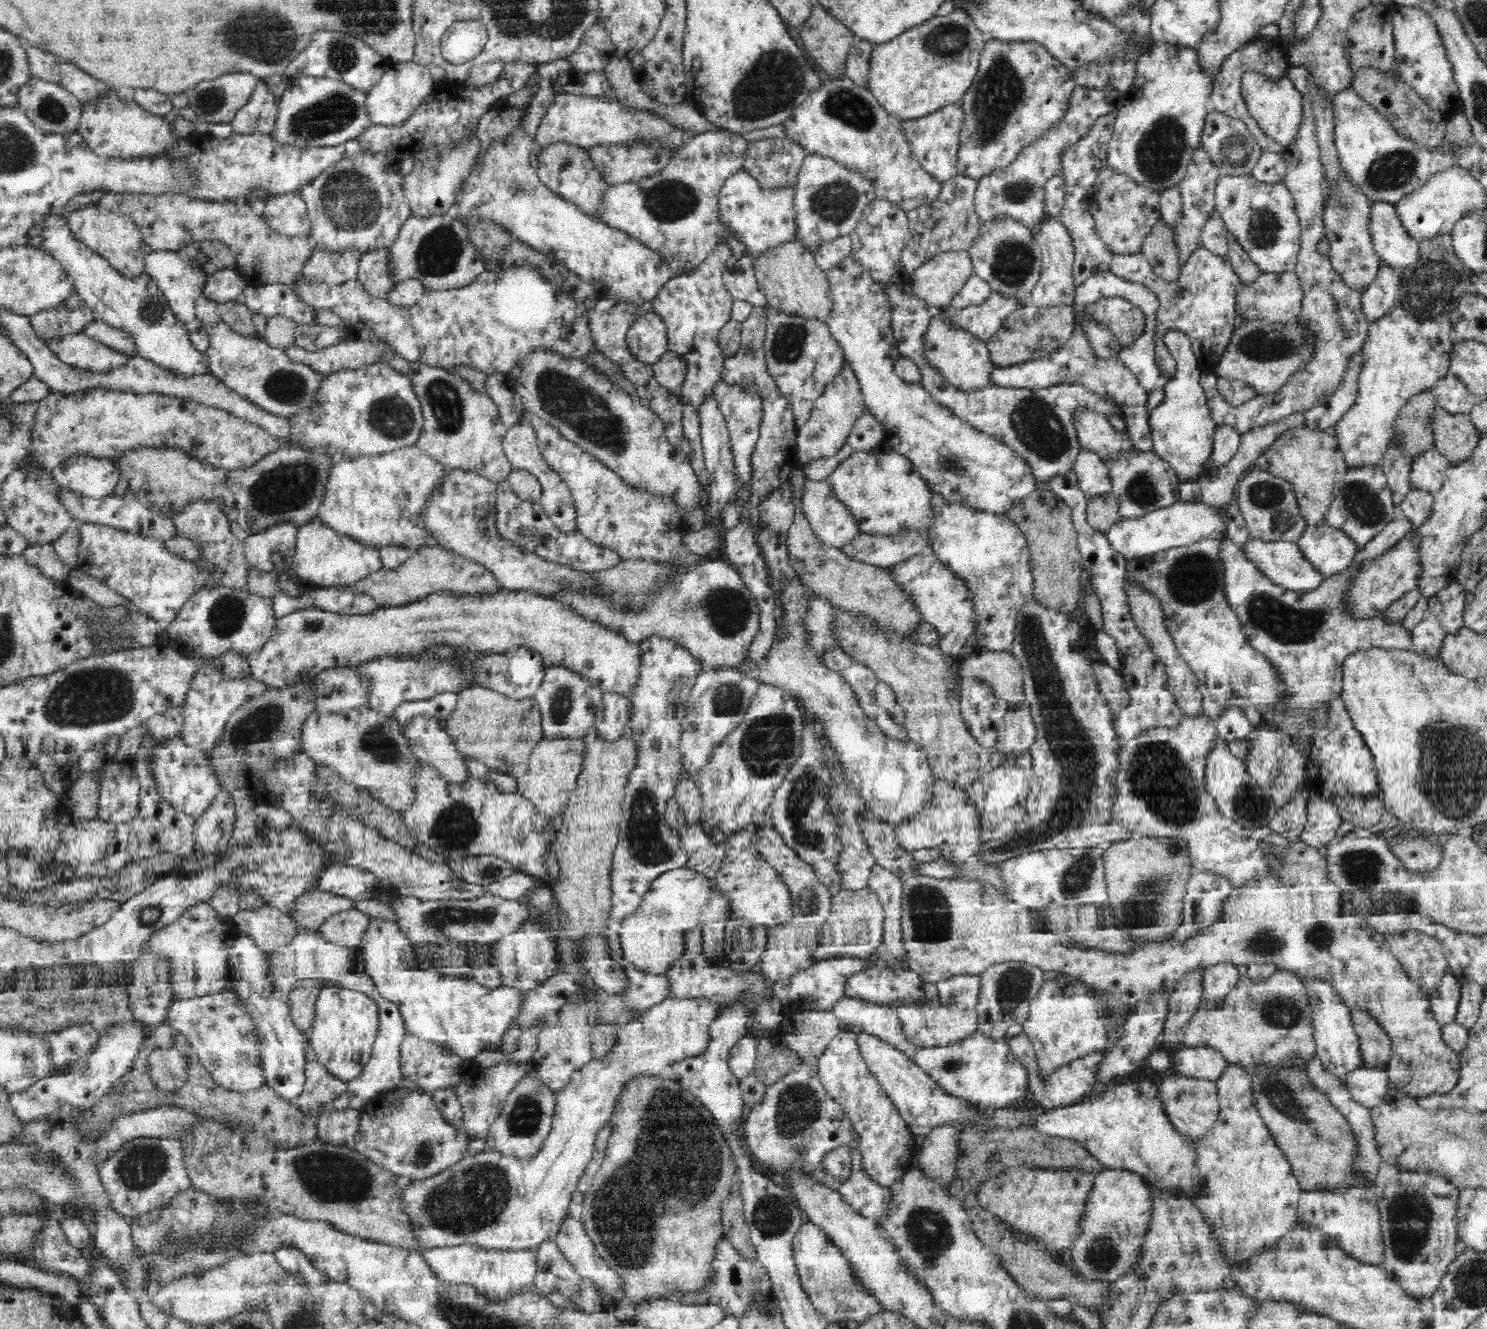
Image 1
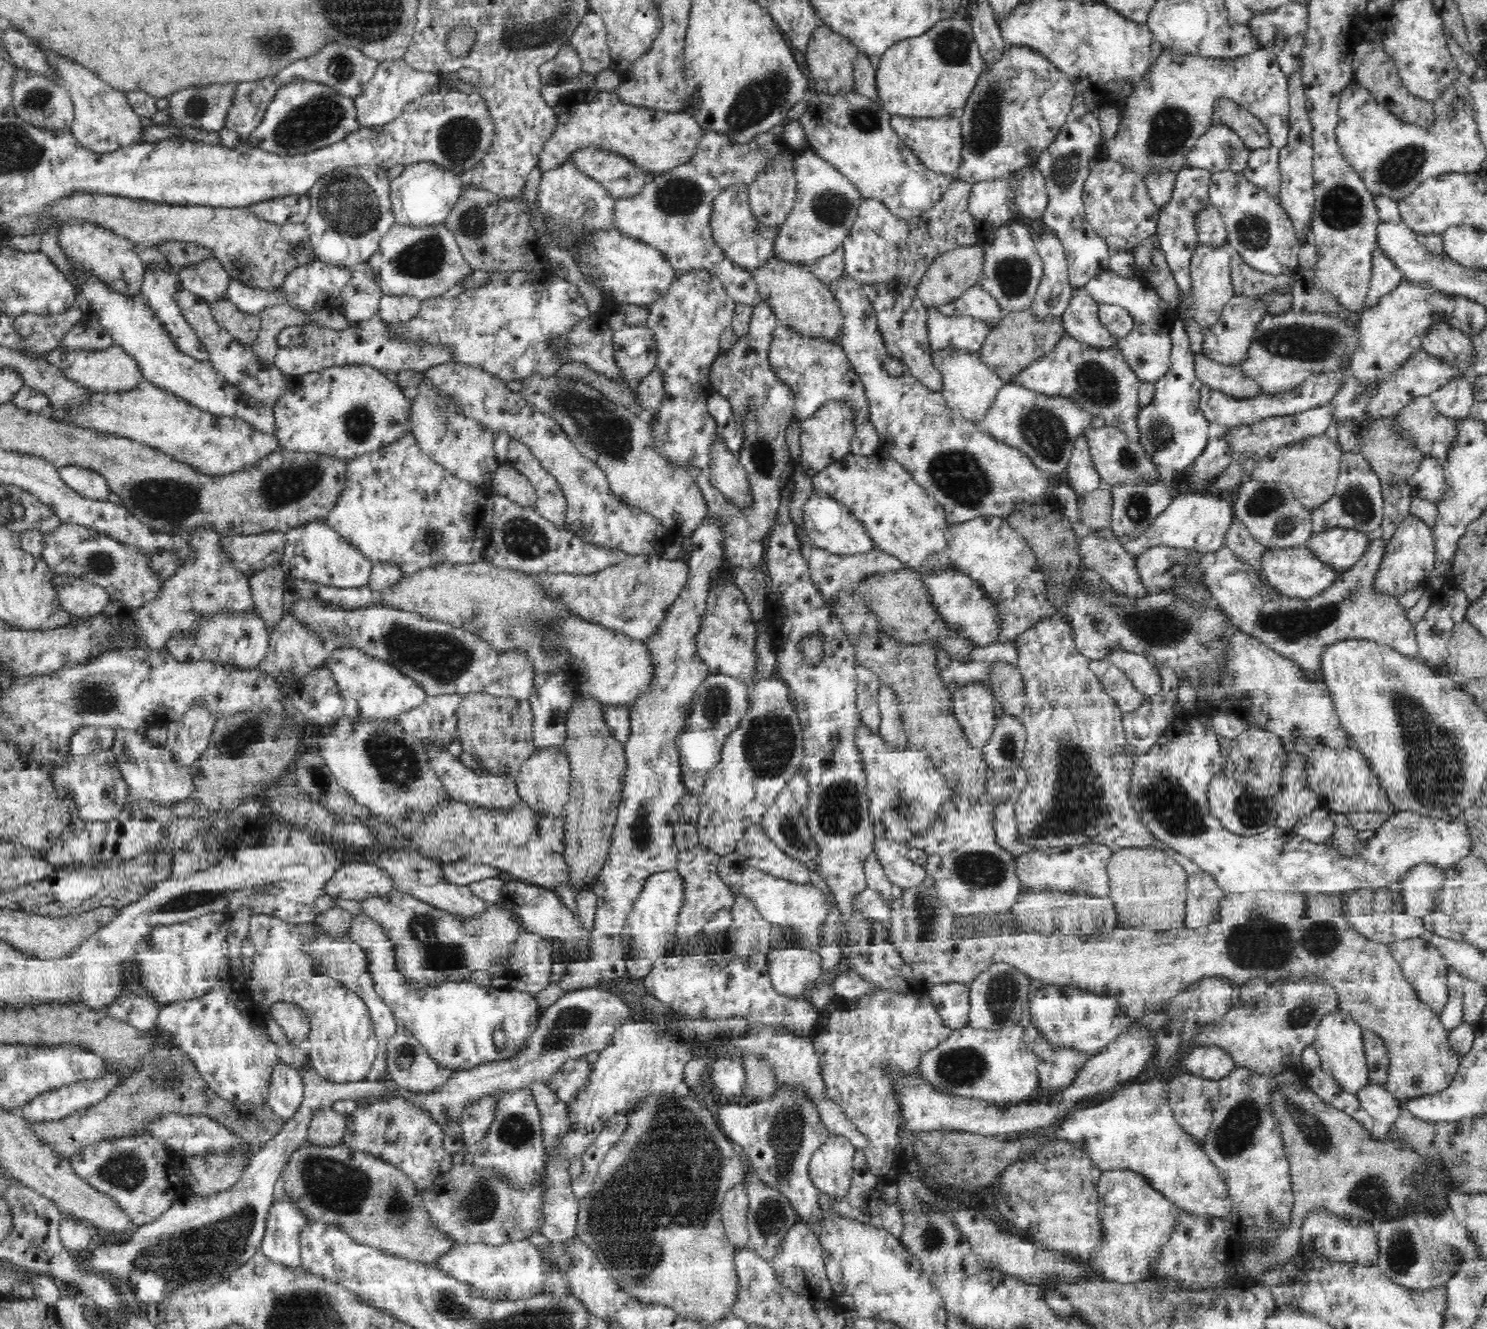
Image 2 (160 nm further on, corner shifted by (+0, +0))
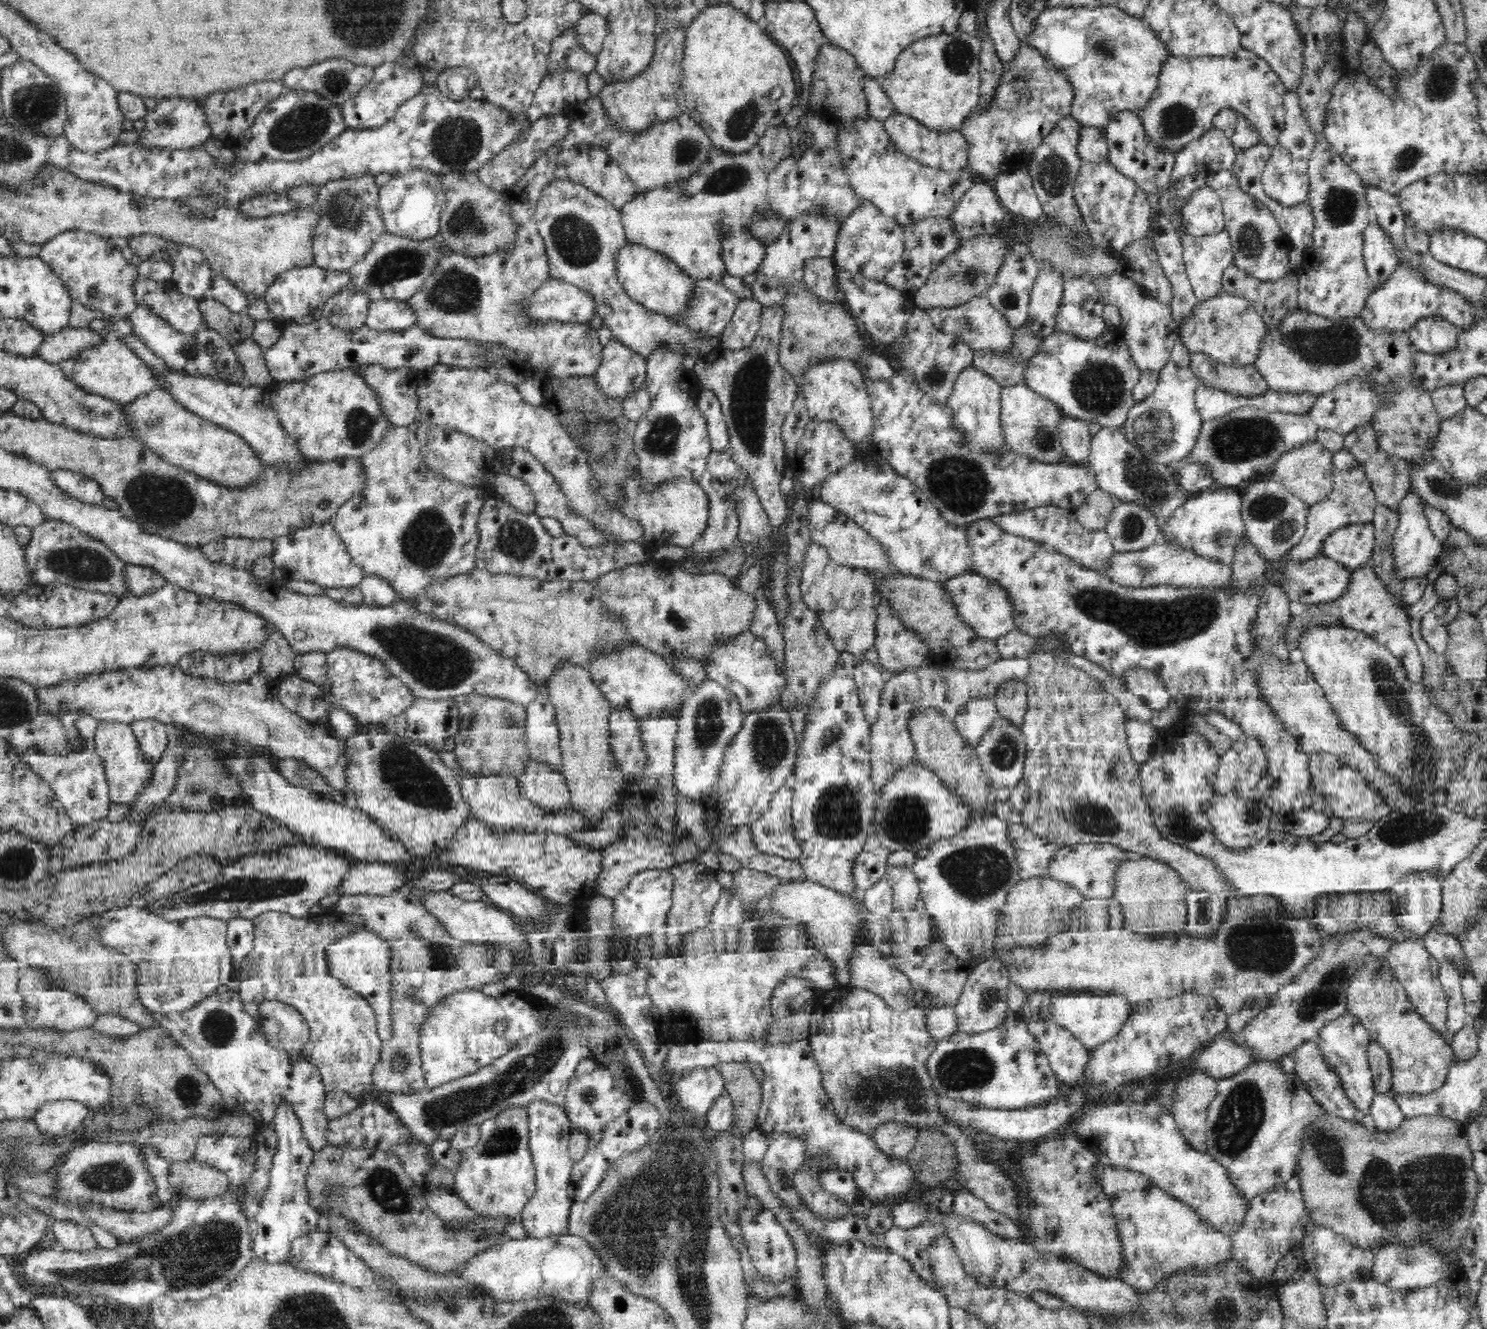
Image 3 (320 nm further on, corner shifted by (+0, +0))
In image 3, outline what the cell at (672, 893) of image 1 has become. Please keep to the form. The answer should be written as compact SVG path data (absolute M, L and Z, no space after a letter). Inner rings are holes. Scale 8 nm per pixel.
M666 870L639 872L628 888L614 900L613 922L616 934L628 934L626 940L651 940L652 934L666 931L666 921L673 906L675 876Z

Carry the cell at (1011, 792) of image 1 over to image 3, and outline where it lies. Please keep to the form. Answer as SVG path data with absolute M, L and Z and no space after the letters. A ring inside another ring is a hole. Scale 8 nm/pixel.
M1022 822L1009 823L1007 837L1015 850L1015 859L1019 868L1028 872L1032 877L1044 876L1051 856L1054 856L1054 853L1062 847L1058 843L1032 834Z

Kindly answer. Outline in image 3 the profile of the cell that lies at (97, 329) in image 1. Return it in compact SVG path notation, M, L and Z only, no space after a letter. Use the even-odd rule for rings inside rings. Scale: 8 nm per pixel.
M64 327L58 332L49 334L42 348L35 353L50 363L61 363L70 357L75 357L84 348L92 348L104 342L102 333L88 327Z

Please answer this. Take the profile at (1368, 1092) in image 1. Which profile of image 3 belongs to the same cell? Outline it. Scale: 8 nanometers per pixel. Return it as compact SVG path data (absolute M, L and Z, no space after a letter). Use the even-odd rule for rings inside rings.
M1392 1091L1376 1093L1369 1106L1369 1115L1375 1122L1377 1131L1391 1131L1397 1129L1405 1119L1400 1105Z

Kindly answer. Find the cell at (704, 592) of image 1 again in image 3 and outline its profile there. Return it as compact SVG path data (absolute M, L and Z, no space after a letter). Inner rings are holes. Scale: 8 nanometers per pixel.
M750 629L716 640L715 646L703 656L702 661L707 670L707 678L718 681L738 696L746 715L779 701L786 686L786 678L767 653L764 642Z

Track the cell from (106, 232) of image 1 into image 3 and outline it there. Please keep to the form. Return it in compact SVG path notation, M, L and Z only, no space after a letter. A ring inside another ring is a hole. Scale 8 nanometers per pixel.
M81 229L70 230L47 240L38 255L64 281L72 300L78 300L87 308L108 315L129 317L130 313L135 311L138 304L136 301L138 267L134 262L128 263L122 250L112 239Z

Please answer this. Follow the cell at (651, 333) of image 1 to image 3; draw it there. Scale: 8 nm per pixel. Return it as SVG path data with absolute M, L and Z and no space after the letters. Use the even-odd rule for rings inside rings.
M613 337L606 342L604 350L602 350L602 364L596 372L594 379L598 381L598 385L602 387L602 391L606 395L624 398L630 392L638 390L645 385L647 370L647 358L633 348L622 343L617 337Z

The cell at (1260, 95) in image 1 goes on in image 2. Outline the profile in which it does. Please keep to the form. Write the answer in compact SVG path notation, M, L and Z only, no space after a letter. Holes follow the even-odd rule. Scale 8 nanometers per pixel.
M1262 47L1250 54L1215 59L1163 48L1124 102L1114 139L1105 142L1106 155L1143 176L1180 172L1196 141L1213 125L1213 106L1222 97L1230 97L1262 121L1271 146L1286 146L1290 136L1288 76L1274 52Z

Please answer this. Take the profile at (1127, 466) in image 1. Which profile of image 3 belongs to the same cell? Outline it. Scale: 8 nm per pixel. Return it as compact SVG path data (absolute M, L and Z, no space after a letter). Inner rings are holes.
M1121 501L1110 513L1105 530L1117 551L1139 551L1161 540L1160 528L1158 517L1152 509L1137 501Z

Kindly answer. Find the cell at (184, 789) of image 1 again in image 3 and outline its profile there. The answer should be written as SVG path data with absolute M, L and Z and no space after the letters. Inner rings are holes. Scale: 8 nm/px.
M98 722L96 728L95 751L102 757L106 767L106 779L110 785L110 799L118 804L129 805L142 796L142 792L154 780L155 762L151 761L142 750L134 729L130 724Z

